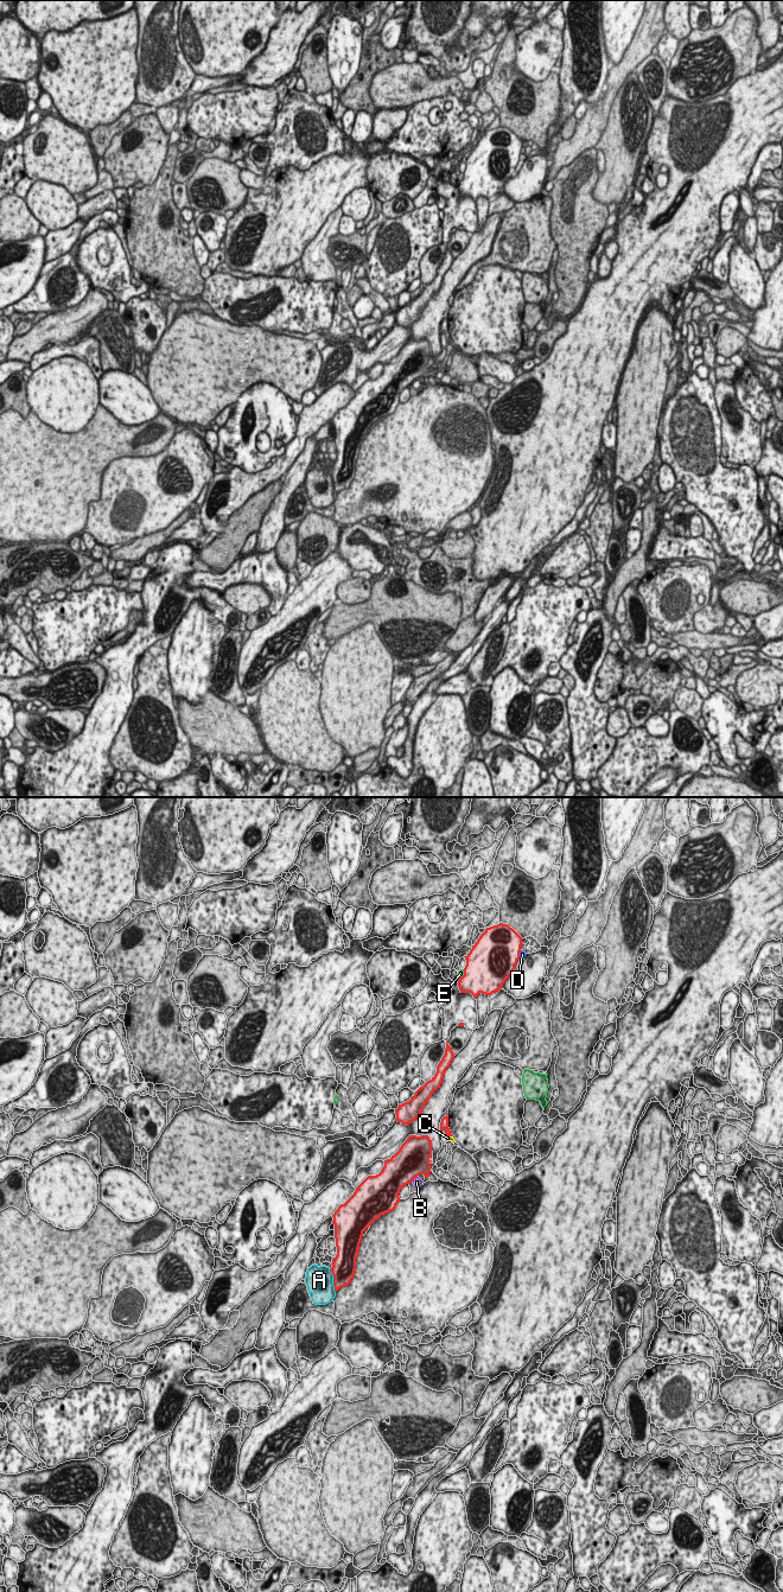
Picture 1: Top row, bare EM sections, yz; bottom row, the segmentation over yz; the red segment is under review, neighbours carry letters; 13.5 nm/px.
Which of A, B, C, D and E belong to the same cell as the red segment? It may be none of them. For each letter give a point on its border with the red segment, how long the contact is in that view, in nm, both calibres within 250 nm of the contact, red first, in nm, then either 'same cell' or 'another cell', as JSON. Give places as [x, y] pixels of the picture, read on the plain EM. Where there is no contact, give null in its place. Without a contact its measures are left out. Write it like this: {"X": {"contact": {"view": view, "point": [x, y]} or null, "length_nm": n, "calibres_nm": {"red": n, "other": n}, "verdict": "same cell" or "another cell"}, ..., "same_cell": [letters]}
{"A": {"contact": {"view": "yz", "point": [333, 483]}, "length_nm": 340, "calibres_nm": {"red": 320, "other": 380}, "verdict": "another cell"}, "B": {"contact": {"view": "yz", "point": [413, 381]}, "length_nm": 130, "calibres_nm": {"red": 440, "other": 120}, "verdict": "another cell"}, "C": {"contact": {"view": "yz", "point": [449, 338]}, "length_nm": 80, "calibres_nm": {"red": 130, "other": 60}, "verdict": "same cell"}, "D": {"contact": {"view": "yz", "point": [519, 157]}, "length_nm": 120, "calibres_nm": {"red": 500, "other": 90}, "verdict": "another cell"}, "E": {"contact": {"view": "yz", "point": [464, 177]}, "length_nm": 170, "calibres_nm": {"red": 500, "other": 90}, "verdict": "another cell"}, "same_cell": ["C"]}

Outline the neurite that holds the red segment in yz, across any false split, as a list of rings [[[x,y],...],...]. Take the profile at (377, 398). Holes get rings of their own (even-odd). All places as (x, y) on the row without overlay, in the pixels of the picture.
[[[409,338],[376,378],[368,378],[351,400],[332,418],[337,458],[330,475],[335,495],[348,489],[355,478],[363,434],[381,418],[393,414],[400,393],[419,377],[429,380],[432,343],[428,338]]]

